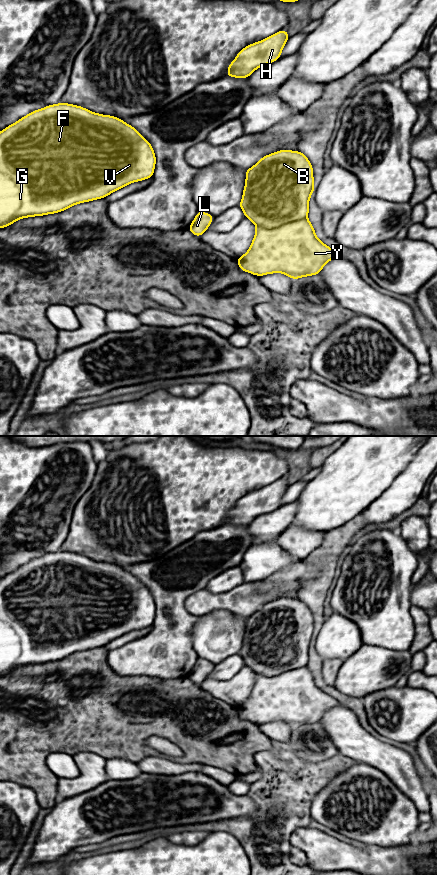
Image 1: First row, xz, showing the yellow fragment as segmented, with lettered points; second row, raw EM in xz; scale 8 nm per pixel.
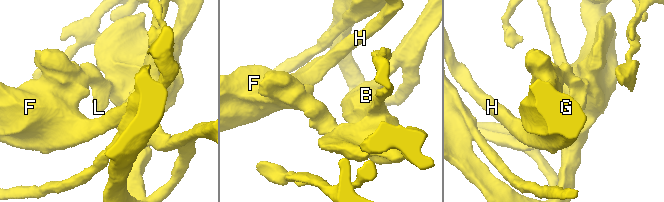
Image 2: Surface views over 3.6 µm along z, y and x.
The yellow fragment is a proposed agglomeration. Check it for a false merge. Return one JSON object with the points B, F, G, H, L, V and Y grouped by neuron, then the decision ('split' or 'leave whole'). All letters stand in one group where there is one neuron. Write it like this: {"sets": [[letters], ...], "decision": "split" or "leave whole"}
{"sets": [["B", "F", "G", "H", "L", "V", "Y"]], "decision": "leave whole"}

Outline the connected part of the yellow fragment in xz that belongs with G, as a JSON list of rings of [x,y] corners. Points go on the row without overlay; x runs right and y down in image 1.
[[[62,550],[32,559],[0,579],[0,676],[8,675],[22,666],[59,661],[80,651],[105,646],[128,632],[152,626],[156,610],[149,589],[118,565],[94,561],[84,555]]]

